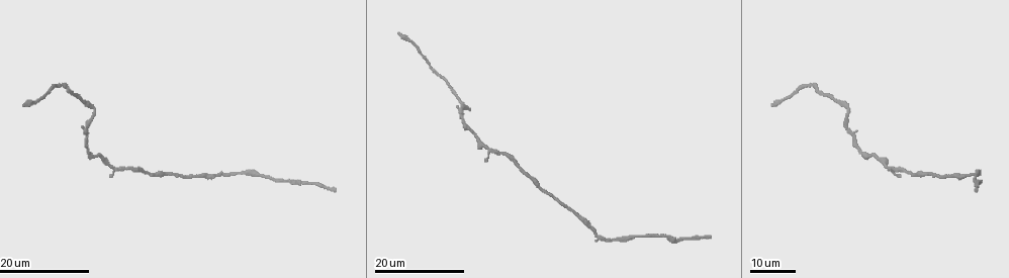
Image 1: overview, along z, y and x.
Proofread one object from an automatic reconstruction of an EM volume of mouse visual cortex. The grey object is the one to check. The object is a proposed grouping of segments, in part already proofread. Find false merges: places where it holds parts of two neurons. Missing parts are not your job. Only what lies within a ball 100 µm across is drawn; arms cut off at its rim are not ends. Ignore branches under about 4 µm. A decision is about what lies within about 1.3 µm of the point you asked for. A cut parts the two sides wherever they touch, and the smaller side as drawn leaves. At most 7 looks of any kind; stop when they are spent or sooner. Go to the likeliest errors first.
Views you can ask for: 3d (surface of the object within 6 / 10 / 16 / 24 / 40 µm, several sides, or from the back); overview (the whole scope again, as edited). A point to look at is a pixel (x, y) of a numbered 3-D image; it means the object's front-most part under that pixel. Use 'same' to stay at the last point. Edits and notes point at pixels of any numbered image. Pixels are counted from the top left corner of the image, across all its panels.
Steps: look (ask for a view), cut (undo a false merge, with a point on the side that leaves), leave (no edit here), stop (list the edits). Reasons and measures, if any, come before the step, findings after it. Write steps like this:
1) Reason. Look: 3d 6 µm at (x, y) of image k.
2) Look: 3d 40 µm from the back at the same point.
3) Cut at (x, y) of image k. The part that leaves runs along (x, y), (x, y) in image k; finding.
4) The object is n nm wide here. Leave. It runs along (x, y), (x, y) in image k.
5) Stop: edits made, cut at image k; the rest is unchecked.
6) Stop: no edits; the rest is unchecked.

Thick turns thin. Look: 3d 24 µm at (679, 240) of image 1.

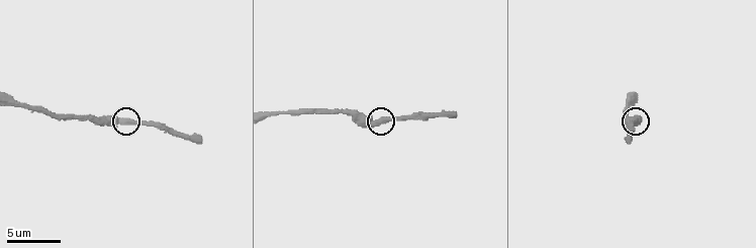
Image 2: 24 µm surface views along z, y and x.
Look: 3d 6 µm at (124, 120) of image 2.

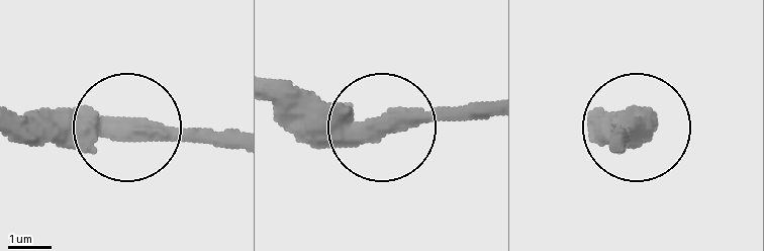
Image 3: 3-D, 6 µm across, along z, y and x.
Look: 3d 6 µm from the back at (381, 125) of image 3.

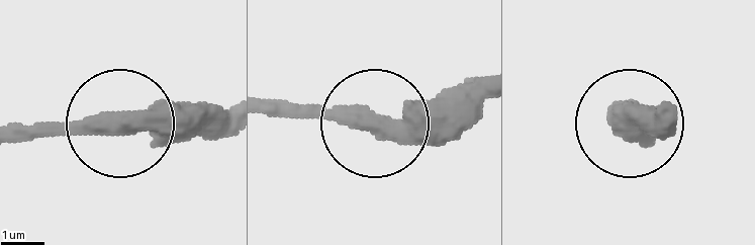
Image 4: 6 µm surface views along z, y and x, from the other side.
The object is 480 nm wide here. Leave. It runs along (483, 85), (386, 125), (266, 113) in image 4; one neuron here.

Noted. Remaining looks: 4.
Calibre changes. Look: 3d 24 µm at (257, 175) of image 1.

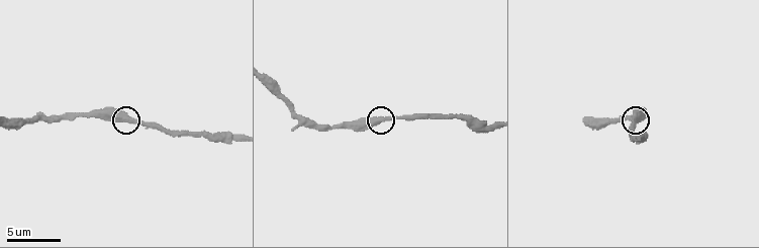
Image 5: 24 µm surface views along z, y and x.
Look: 3d 6 µm at (383, 120) of image 5.

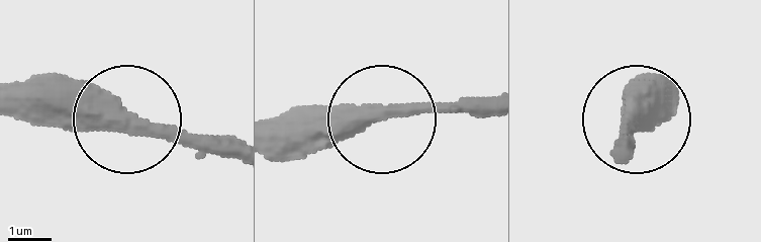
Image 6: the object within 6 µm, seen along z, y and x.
Leave. It runs along (279, 144), (322, 144), (409, 111), (485, 111) in image 6; continuous, no second neuron.

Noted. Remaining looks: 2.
Look: 3d 24 µm at (140, 169) of image 1.

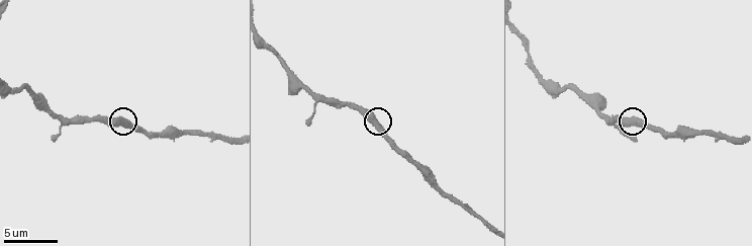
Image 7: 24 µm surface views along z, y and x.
Closer look. Look: 3d 10 µm at (377, 124) of image 7.

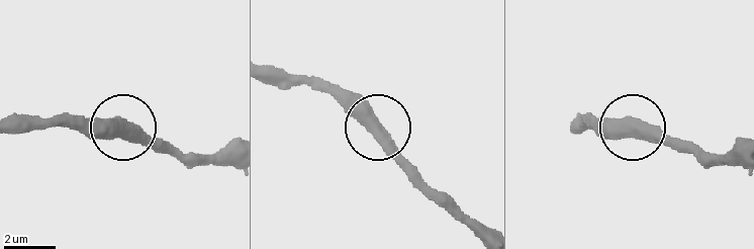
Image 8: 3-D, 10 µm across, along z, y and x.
The object is 480 nm wide here. Leave. Continuous, no second neuron.

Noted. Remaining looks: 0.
Stop: no edits; the rest is unchecked.

